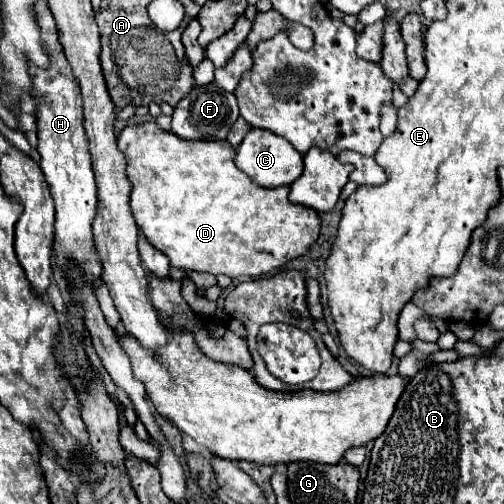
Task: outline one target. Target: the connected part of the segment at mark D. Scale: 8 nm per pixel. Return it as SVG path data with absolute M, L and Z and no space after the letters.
M134 123L124 127L118 133L118 147L128 157L128 179L132 183L132 213L138 221L138 227L142 235L160 249L168 259L172 267L184 269L184 271L206 271L212 275L228 275L228 277L258 277L262 273L270 273L272 269L288 263L294 257L300 257L306 253L306 249L318 239L320 235L320 217L314 209L304 209L304 205L292 205L288 201L288 187L260 187L256 185L244 171L240 171L234 165L234 149L228 145L228 141L186 141L176 137L172 131L160 129L156 123Z

